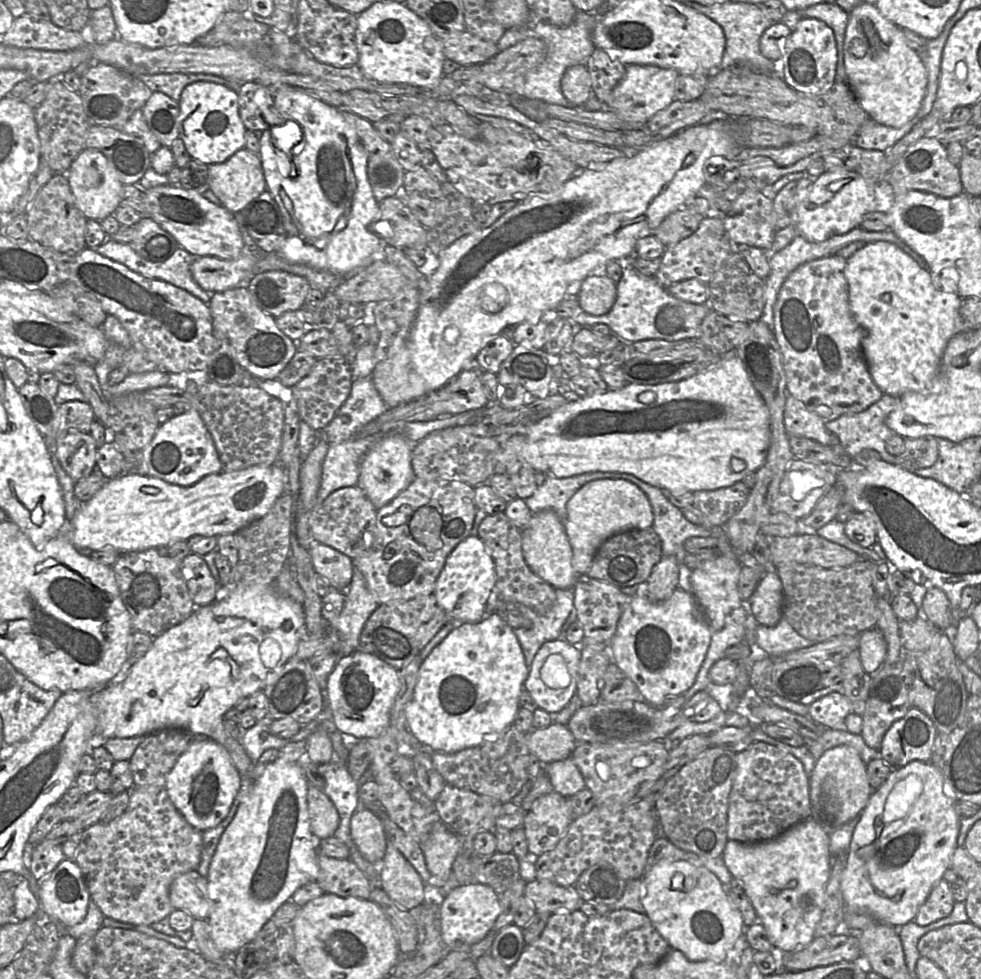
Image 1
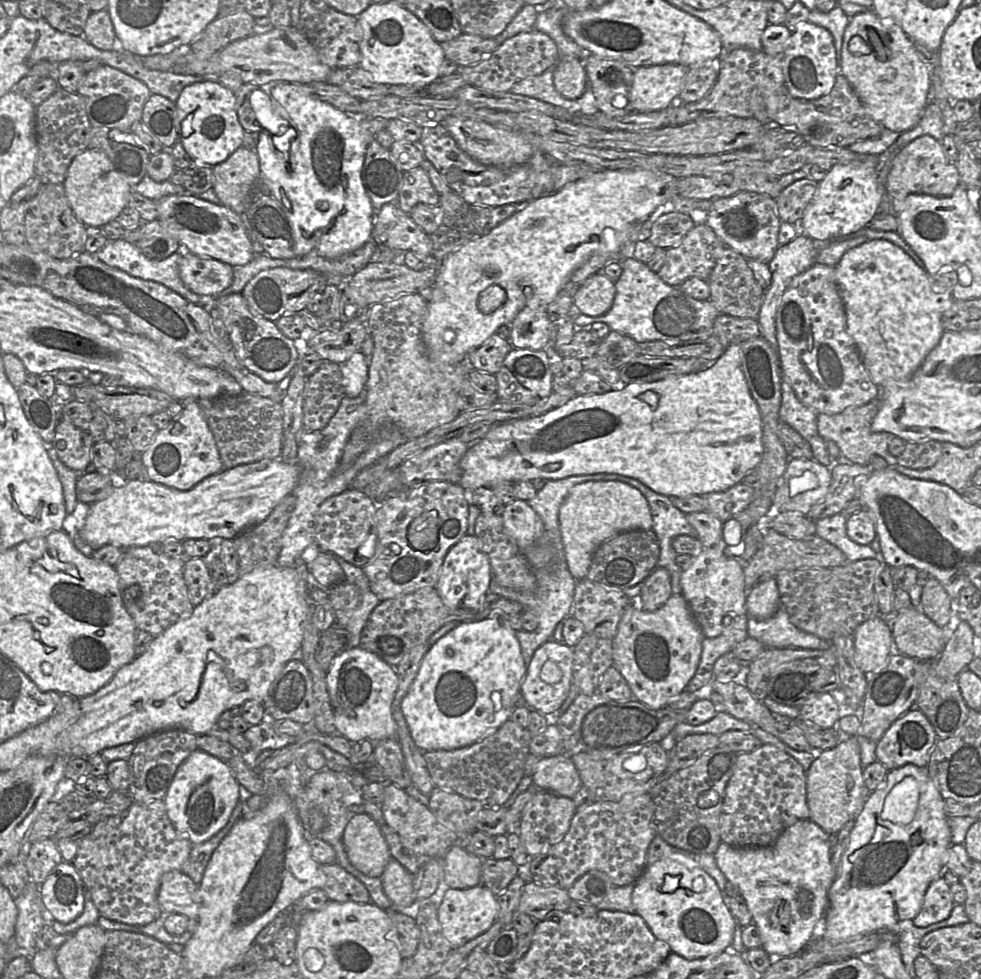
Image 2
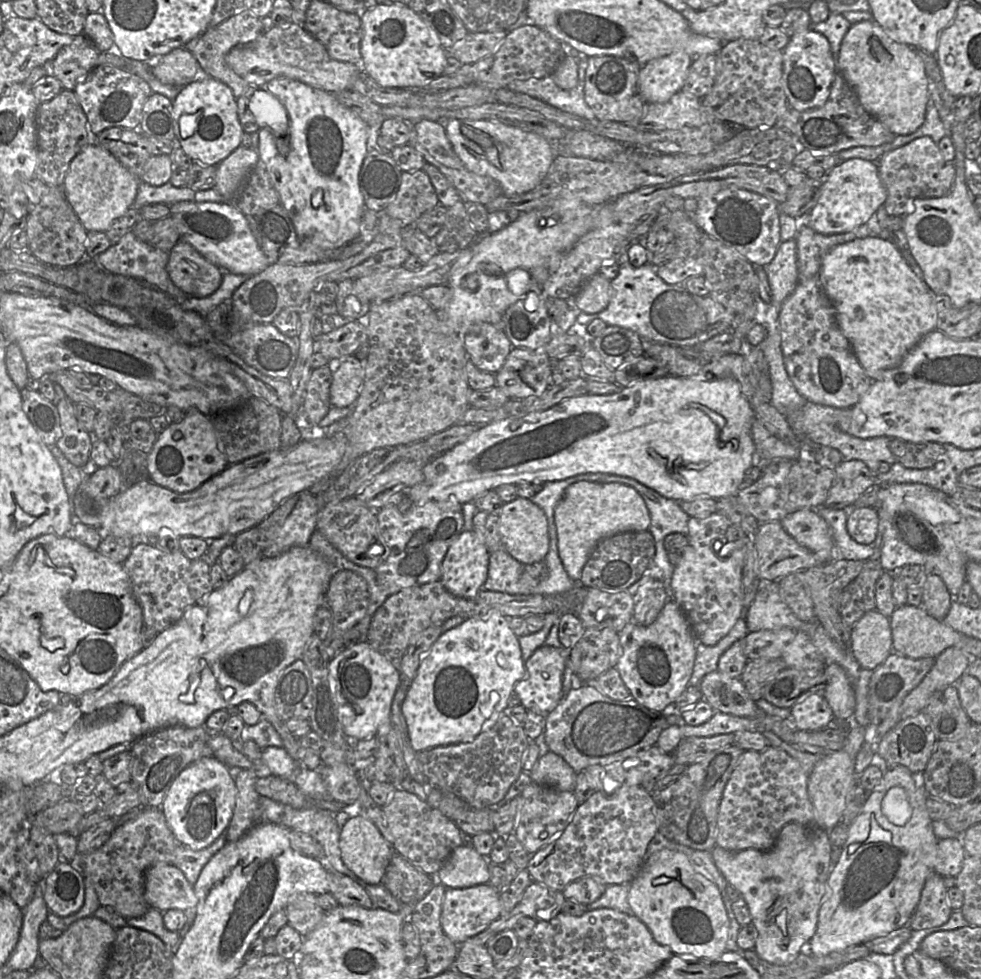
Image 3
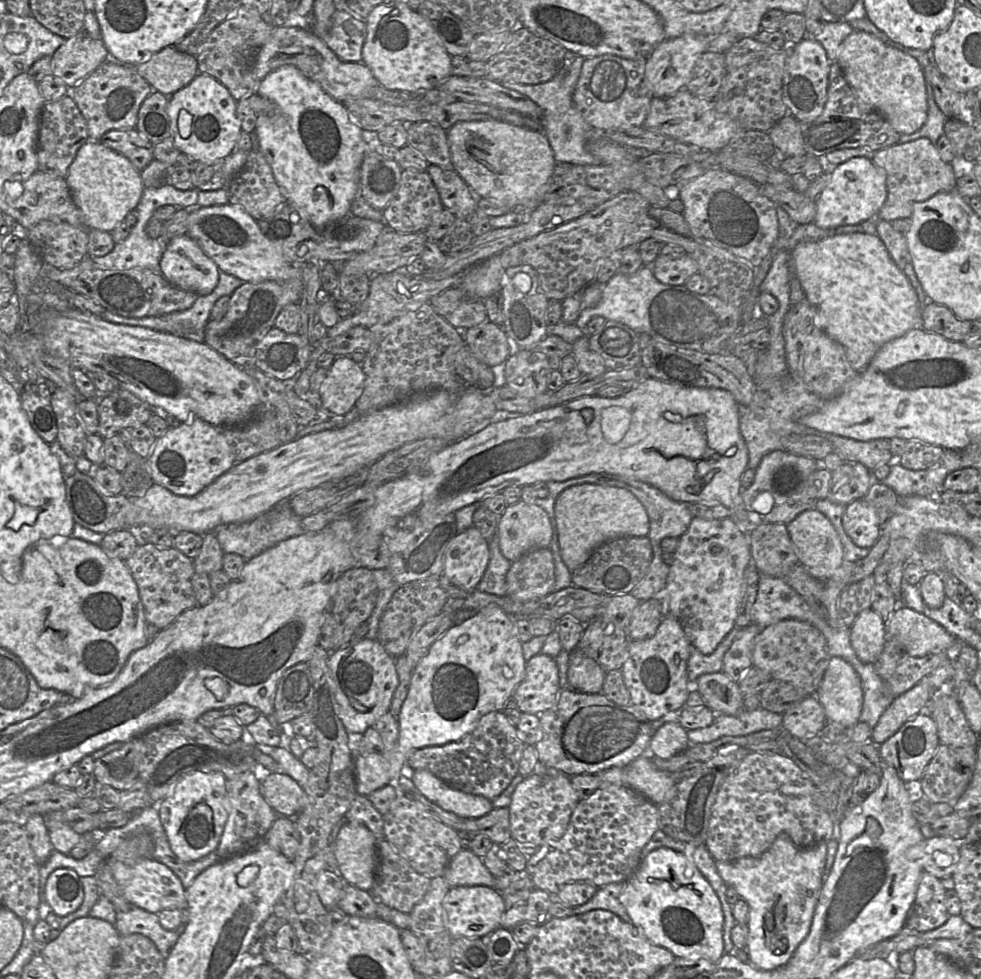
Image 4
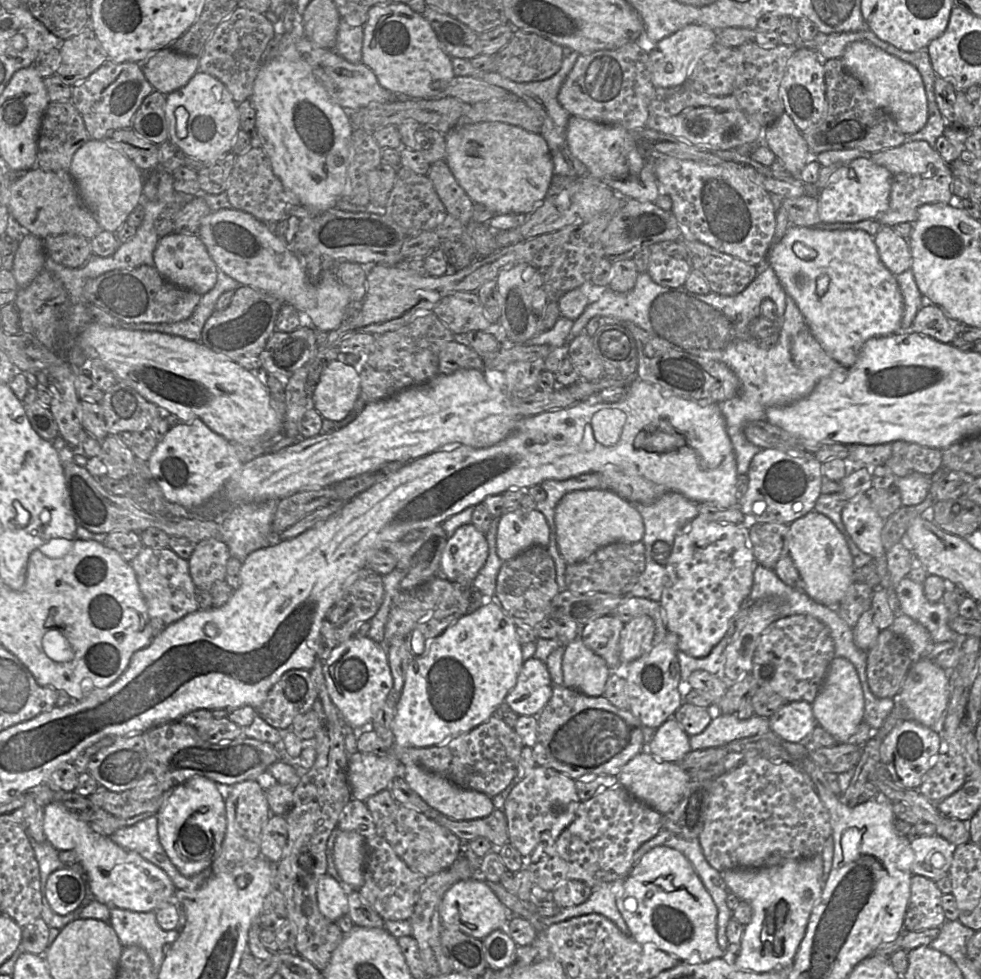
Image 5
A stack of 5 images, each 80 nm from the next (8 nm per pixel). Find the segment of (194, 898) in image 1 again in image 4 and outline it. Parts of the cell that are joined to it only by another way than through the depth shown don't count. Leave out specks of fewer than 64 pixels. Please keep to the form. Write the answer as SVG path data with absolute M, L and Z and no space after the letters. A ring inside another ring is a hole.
M142 859L133 865L113 863L113 876L127 901L151 913L164 909L185 909L185 888L180 879L166 865L154 859Z

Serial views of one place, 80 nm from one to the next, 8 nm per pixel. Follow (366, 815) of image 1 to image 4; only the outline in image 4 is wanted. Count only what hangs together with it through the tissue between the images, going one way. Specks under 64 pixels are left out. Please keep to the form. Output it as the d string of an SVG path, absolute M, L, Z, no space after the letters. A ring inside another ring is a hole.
M347 822L334 842L334 854L345 881L370 892L378 866L378 840L359 822Z

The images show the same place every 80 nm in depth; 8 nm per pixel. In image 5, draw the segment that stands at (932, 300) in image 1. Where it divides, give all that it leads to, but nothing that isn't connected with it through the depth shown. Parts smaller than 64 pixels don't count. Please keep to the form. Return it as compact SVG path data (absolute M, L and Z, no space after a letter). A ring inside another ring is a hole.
M791 224L785 235L778 242L774 242L772 244L766 258L769 262L769 266L773 268L781 285L786 291L786 294L795 301L805 320L806 327L810 330L827 354L845 368L850 368L855 364L858 355L867 340L894 334L898 330L904 312L902 294L899 289L896 276L892 274L881 261L874 237L869 233L863 230L823 230Z

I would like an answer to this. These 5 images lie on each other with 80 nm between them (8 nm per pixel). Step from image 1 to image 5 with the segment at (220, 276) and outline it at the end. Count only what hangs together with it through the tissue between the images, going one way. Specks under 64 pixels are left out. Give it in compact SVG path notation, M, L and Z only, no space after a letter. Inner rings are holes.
M171 233L161 237L153 258L157 271L178 287L204 295L216 284L218 267L197 234Z

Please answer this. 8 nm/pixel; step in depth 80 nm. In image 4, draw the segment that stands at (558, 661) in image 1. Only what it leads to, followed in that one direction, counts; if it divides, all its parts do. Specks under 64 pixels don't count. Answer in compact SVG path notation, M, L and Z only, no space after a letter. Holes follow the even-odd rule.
M540 652L526 662L525 676L511 699L521 712L540 715L555 706L560 690L554 658Z

